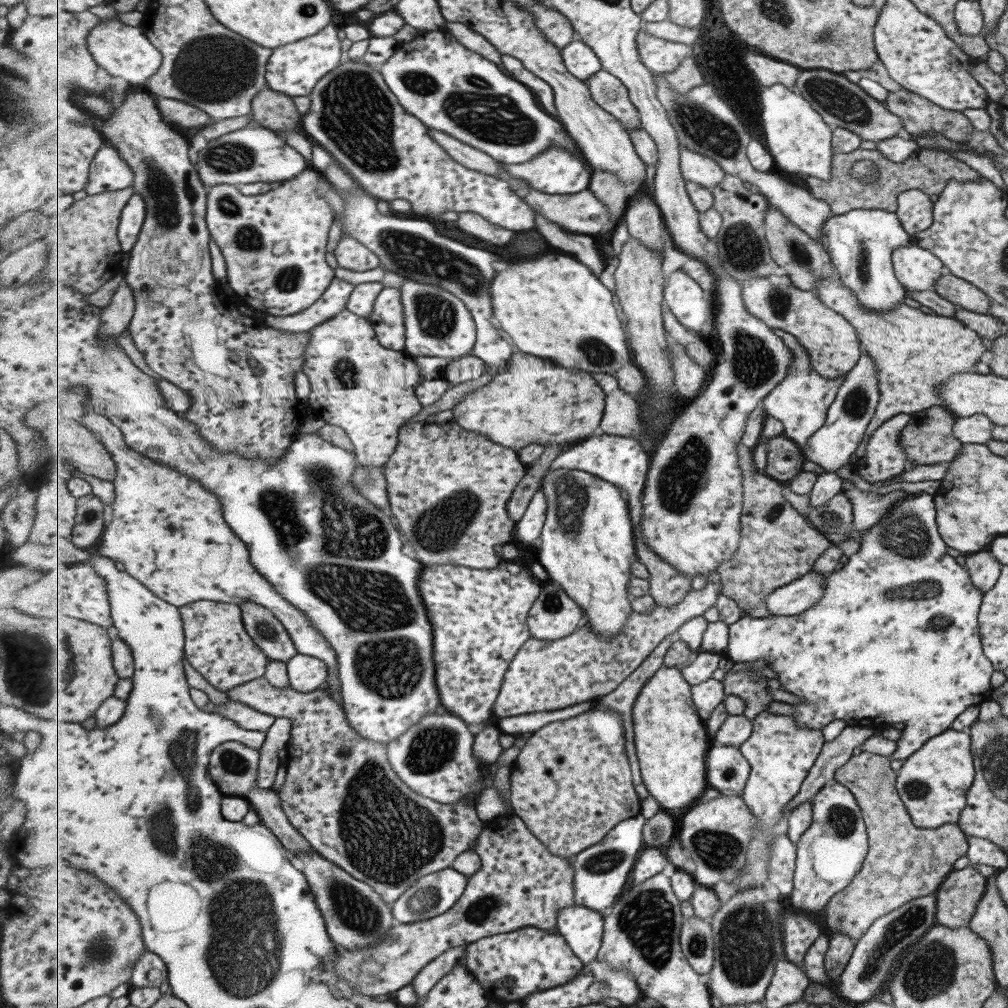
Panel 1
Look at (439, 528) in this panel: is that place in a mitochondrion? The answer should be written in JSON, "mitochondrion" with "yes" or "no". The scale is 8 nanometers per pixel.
{"mitochondrion":"yes"}

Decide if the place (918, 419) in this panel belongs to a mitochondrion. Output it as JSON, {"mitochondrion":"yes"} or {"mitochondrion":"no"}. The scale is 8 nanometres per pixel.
{"mitochondrion":"no"}

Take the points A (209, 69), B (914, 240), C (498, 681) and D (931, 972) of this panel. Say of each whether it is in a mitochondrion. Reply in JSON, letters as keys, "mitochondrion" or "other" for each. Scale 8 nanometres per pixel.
{"A":"mitochondrion","B":"other","C":"other","D":"mitochondrion"}

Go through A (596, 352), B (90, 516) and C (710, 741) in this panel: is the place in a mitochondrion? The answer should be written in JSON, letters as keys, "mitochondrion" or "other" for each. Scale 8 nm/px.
{"A":"mitochondrion","B":"mitochondrion","C":"other"}

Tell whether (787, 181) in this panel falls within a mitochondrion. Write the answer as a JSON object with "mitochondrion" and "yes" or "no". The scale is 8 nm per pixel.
{"mitochondrion":"no"}

